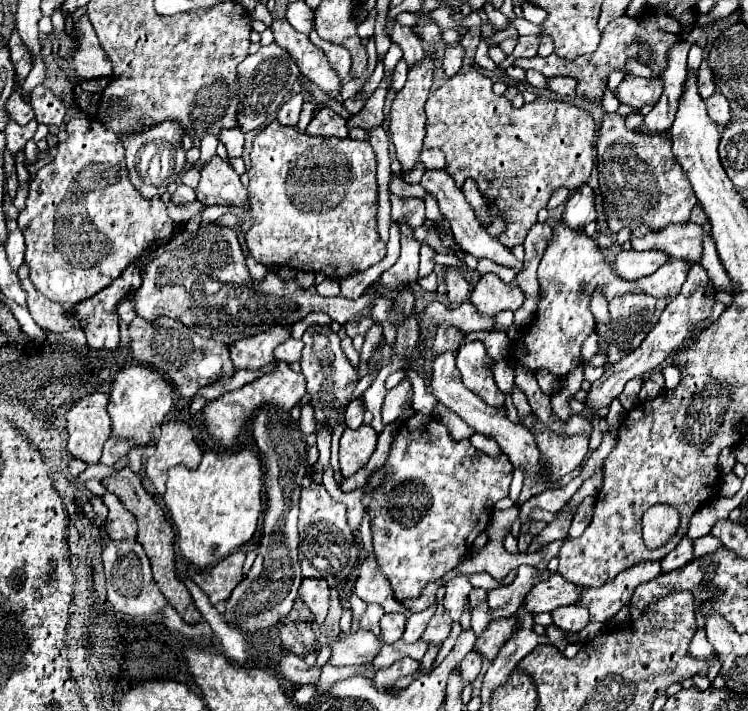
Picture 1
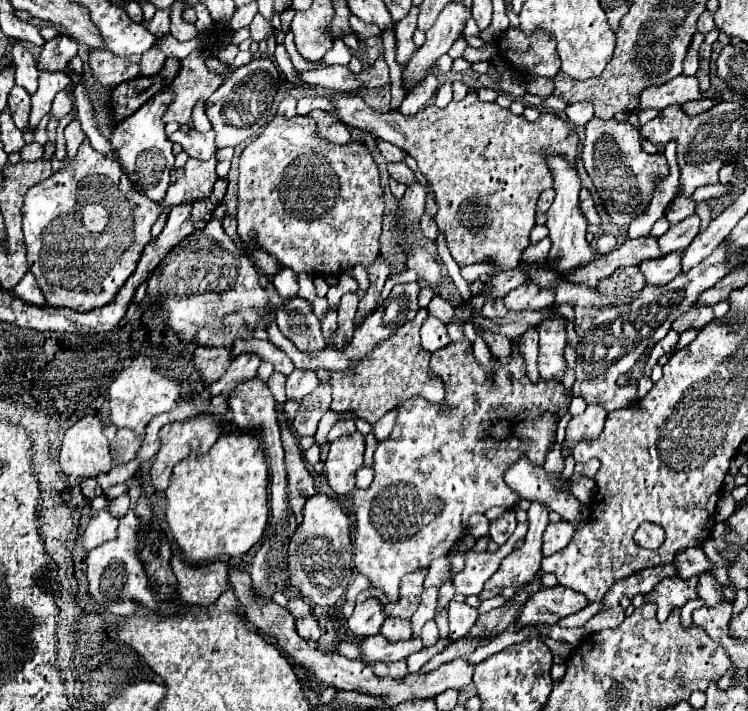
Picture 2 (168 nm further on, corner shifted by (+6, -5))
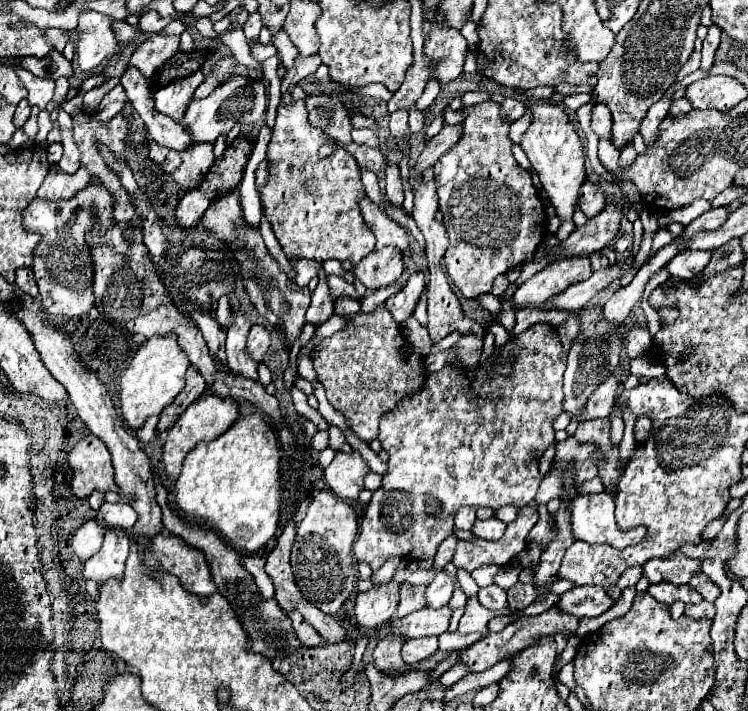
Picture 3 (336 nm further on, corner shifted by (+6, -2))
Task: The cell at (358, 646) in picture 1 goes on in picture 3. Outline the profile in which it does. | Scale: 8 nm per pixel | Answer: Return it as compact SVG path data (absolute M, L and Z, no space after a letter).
M409 638L403 644L403 660L405 664L415 664L423 658L429 658L437 652L437 638Z

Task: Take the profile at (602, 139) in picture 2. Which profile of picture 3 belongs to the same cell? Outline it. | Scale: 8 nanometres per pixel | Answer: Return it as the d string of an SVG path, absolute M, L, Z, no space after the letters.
M597 102L593 106L593 114L591 114L591 128L595 134L599 134L599 138L607 138L611 136L611 126L613 126L613 118L609 108L603 102Z

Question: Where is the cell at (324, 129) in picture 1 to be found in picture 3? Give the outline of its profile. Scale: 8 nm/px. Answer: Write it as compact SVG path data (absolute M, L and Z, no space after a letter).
M307 96L305 106L311 126L323 130L327 138L335 140L341 146L347 146L351 142L351 120L347 108L341 102L329 96Z

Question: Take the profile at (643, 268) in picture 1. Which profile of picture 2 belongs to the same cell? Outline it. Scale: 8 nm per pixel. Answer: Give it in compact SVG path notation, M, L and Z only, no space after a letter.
M669 253L659 259L647 259L639 269L651 285L665 285L681 273L681 253Z

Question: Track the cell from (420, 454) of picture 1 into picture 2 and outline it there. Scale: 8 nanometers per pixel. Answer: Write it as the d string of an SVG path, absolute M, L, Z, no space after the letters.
M467 339L463 341L455 341L455 343L449 343L437 351L431 353L431 373L433 375L439 375L443 381L445 381L445 401L449 407L451 407L451 413L447 415L441 415L439 413L439 405L435 403L429 403L421 397L411 397L409 401L403 401L397 405L399 409L399 417L397 417L397 423L391 431L391 435L379 443L377 451L375 451L375 479L373 483L367 487L367 489L359 489L355 487L353 493L351 493L351 499L353 499L353 507L355 507L355 567L361 575L365 575L369 581L371 581L371 587L375 589L381 589L389 601L397 601L399 599L399 585L401 585L401 579L409 573L415 573L415 571L423 571L423 569L429 569L431 561L441 557L441 555L447 555L455 545L457 541L461 539L461 535L467 533L467 525L469 525L469 517L473 513L485 513L487 509L491 507L503 507L504 509L513 509L519 501L519 497L507 487L507 483L503 481L503 473L507 469L507 465L511 465L513 461L517 461L523 453L525 457L529 457L529 461L537 463L537 465L543 465L545 463L545 455L547 455L547 449L553 445L553 429L557 429L557 421L567 413L567 405L569 405L569 399L565 399L565 387L557 381L543 381L539 379L539 383L531 383L527 373L525 373L525 361L523 357L517 353L515 349L515 343L517 339L511 341L513 343L513 361L509 365L499 365L497 363L497 369L495 369L495 381L489 381L483 367L475 361L473 357L473 349L469 345Z

